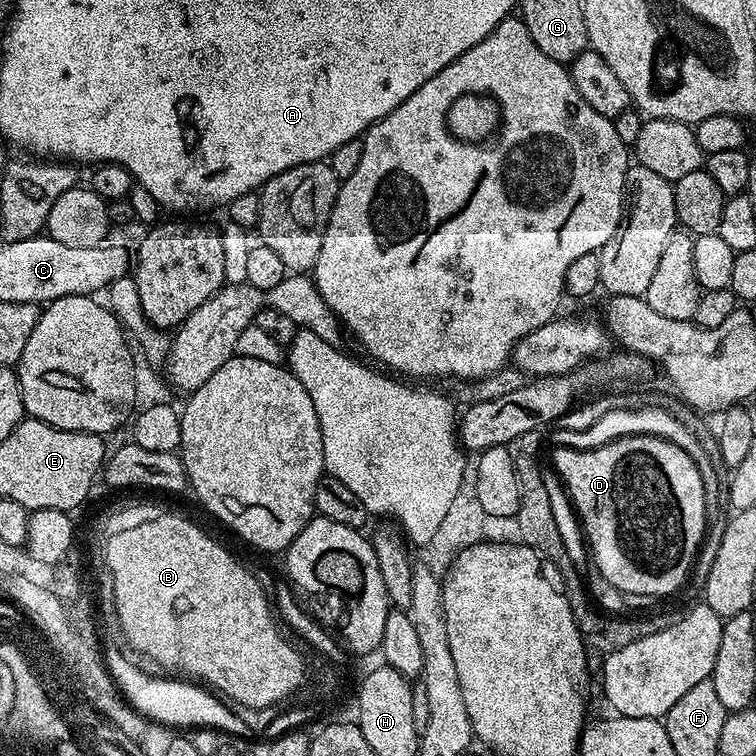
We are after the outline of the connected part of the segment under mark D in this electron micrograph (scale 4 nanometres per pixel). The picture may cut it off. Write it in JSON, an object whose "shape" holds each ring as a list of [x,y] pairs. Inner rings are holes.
{"shape":[[[641,434],[639,436],[623,436],[621,440],[611,440],[609,444],[604,444],[600,448],[561,448],[555,449],[552,460],[556,463],[556,472],[564,479],[564,484],[568,487],[568,492],[572,495],[572,504],[576,507],[576,512],[580,515],[580,520],[584,523],[584,532],[588,535],[588,544],[592,547],[592,556],[596,559],[595,571],[598,571],[610,582],[612,586],[618,586],[625,596],[635,598],[635,596],[668,596],[671,592],[676,592],[684,584],[684,579],[688,576],[688,567],[692,564],[692,559],[696,556],[696,547],[700,544],[700,539],[704,536],[704,480],[700,477],[700,468],[692,461],[692,456],[688,453],[687,447],[674,444],[671,440],[663,440],[660,436],[651,434]]]}

